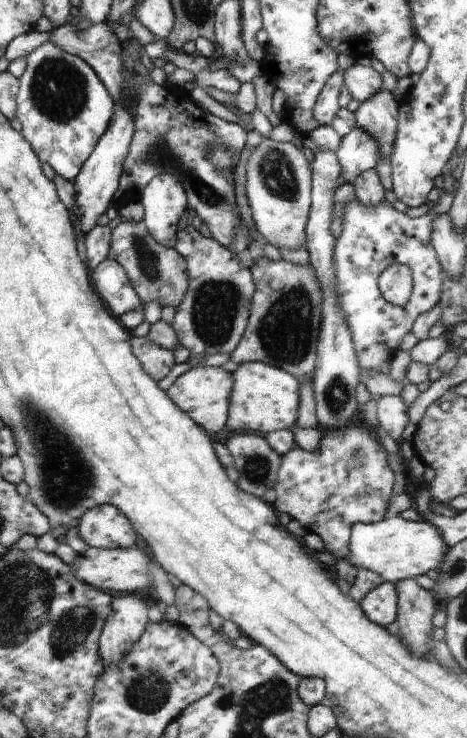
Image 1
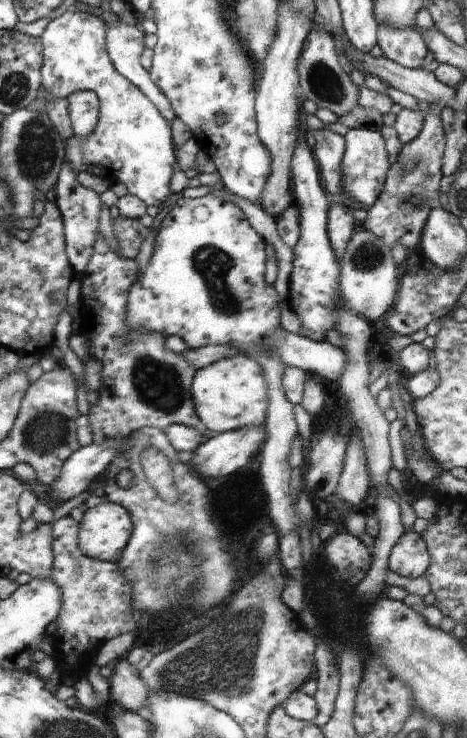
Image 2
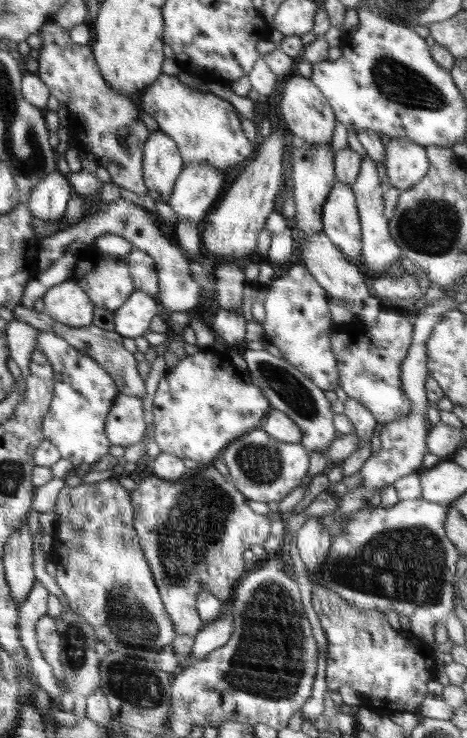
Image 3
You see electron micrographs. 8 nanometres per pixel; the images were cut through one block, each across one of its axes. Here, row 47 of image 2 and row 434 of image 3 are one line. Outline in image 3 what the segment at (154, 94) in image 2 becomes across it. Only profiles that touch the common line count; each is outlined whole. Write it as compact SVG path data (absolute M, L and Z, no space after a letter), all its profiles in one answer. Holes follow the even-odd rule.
M118 393L108 411L105 432L111 444L124 448L142 441L147 432L142 399Z

